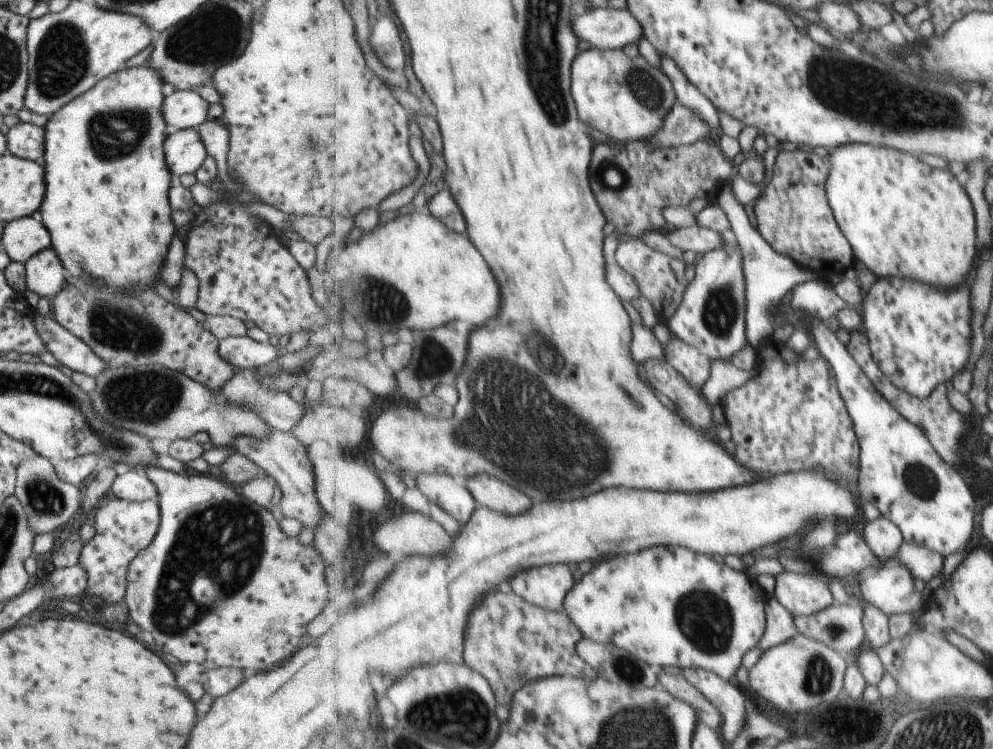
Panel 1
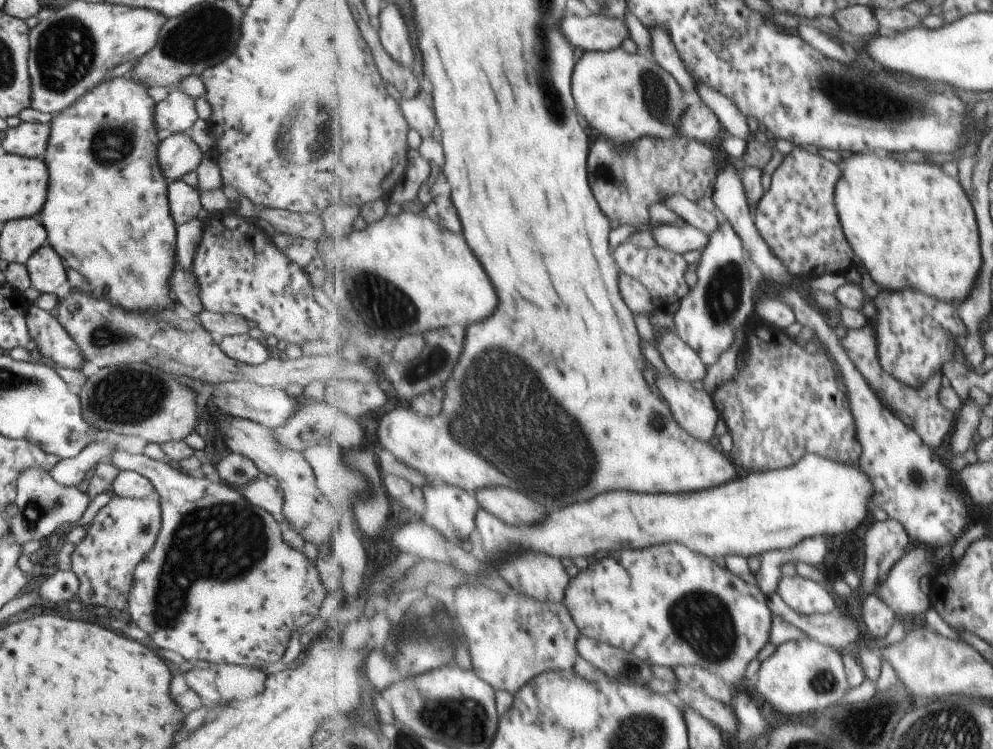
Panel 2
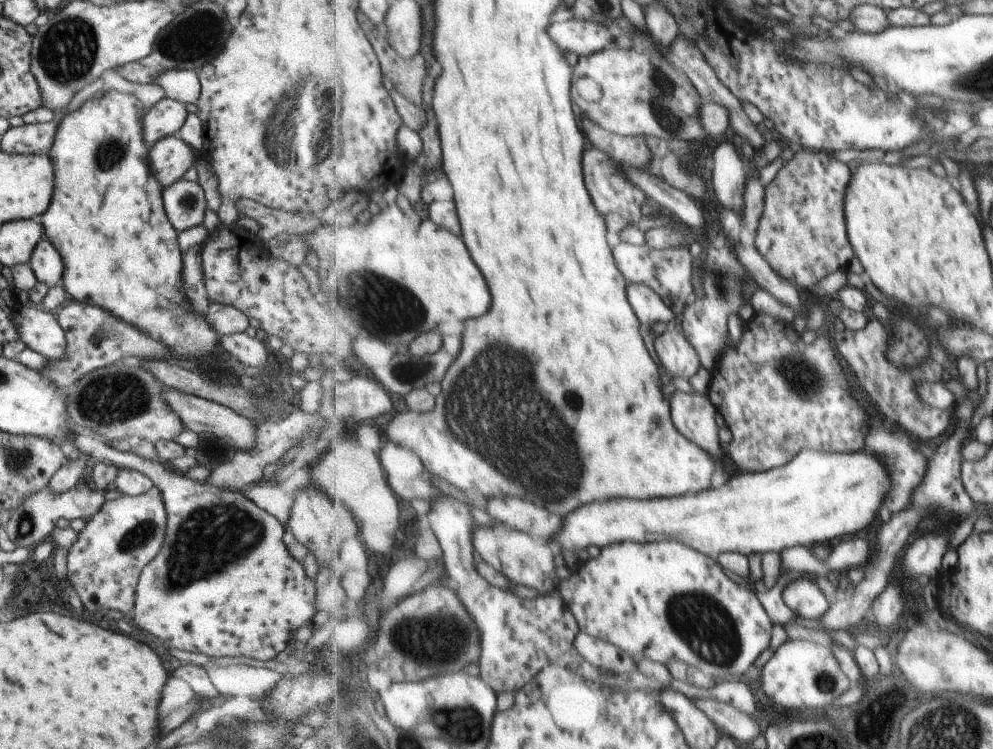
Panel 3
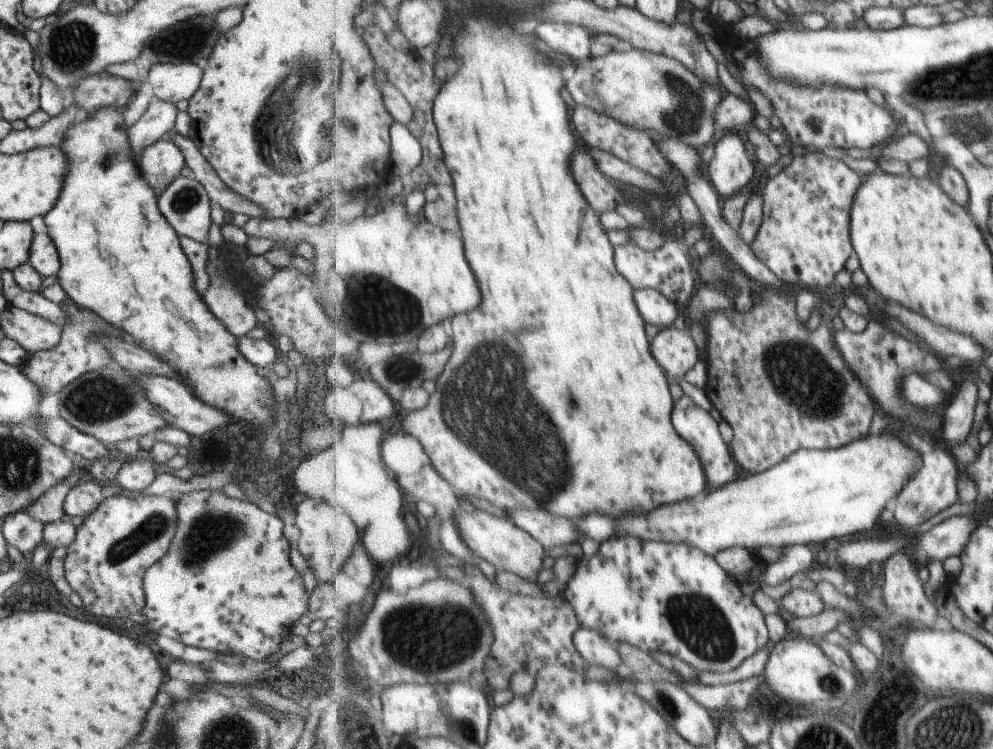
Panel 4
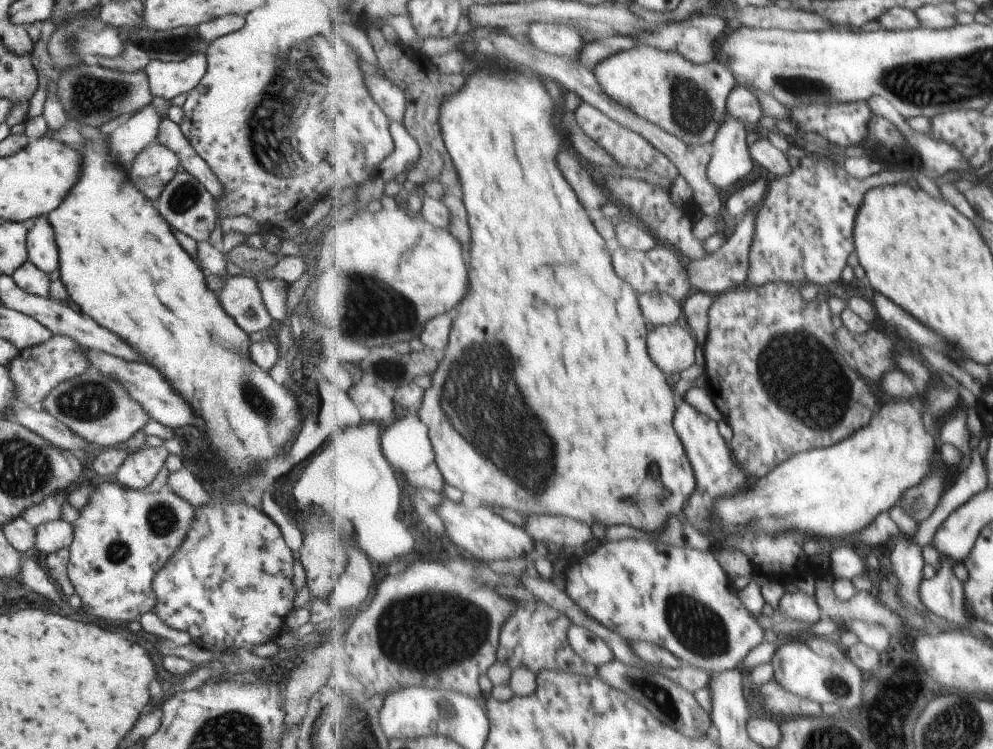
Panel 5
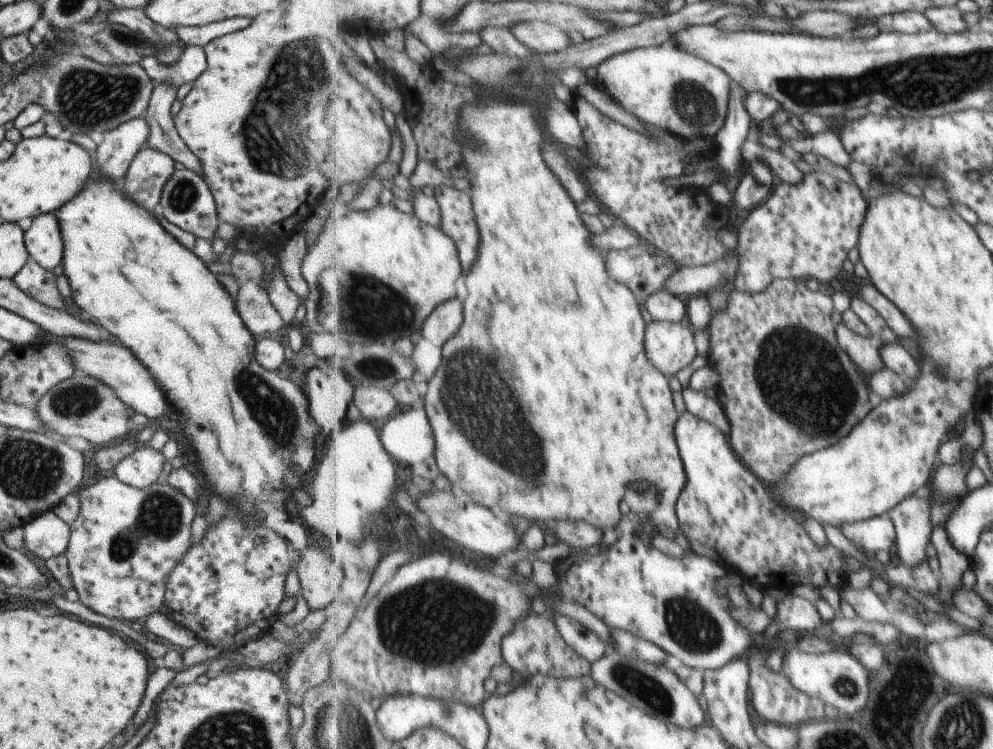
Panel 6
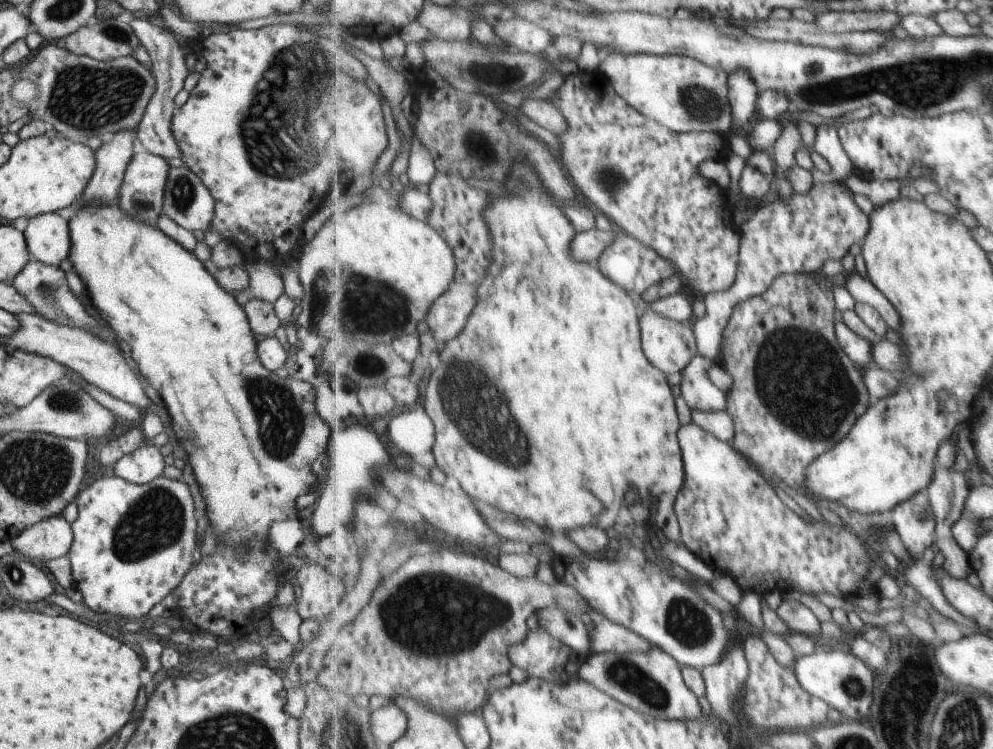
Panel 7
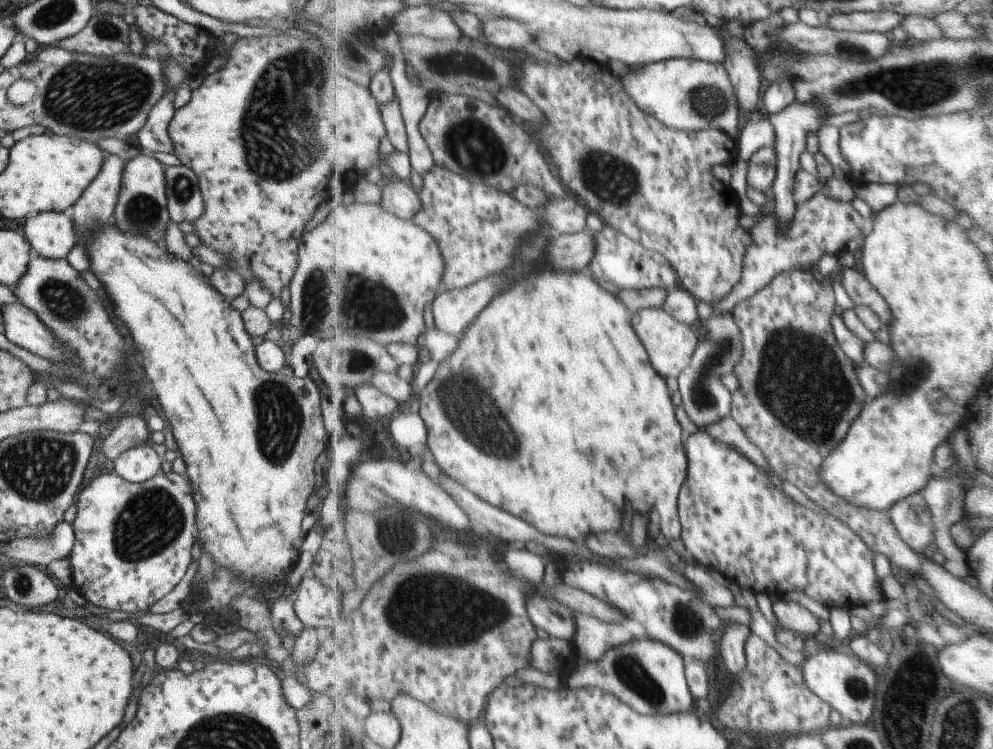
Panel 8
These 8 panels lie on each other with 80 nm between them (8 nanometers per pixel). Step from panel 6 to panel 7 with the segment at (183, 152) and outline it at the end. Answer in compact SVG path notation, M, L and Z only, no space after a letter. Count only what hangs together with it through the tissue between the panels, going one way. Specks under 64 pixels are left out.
M126 14L123 17L127 20L131 33L135 35L139 44L143 45L143 48L148 52L149 69L156 84L156 89L136 128L137 140L148 153L159 155L164 159L168 157L180 158L180 150L170 131L170 120L175 107L175 95L182 89L183 80L188 74L188 68L184 63L185 56L183 56L183 52L181 52L178 43L169 30L164 31L158 26L152 25L148 20L131 19Z

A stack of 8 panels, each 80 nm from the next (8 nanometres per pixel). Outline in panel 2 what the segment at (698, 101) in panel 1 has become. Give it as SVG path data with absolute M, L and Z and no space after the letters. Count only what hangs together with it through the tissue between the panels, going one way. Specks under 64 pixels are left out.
M657 28L657 30L653 30L652 38L653 58L679 82L679 86L682 86L682 93L694 91L699 94L699 88L695 86L695 80L689 74L685 64L683 64L683 60L679 56L679 52L677 52L677 48L675 48L675 44L673 44L670 30Z

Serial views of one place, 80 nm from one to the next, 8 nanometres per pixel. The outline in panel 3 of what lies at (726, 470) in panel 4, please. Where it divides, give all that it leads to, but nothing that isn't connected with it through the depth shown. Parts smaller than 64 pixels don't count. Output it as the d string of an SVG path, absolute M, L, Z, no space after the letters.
M676 390L670 403L678 431L719 460L722 443L719 442L719 427L715 420L718 410L707 393L688 394Z

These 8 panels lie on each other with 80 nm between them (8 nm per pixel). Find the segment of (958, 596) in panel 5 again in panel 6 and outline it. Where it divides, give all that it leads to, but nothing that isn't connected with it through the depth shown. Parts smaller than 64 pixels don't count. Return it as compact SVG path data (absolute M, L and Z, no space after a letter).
M947 522L937 525L934 528L931 540L936 549L941 568L941 580L939 580L938 594L928 596L914 589L906 588L906 591L920 600L927 609L936 613L943 613L943 604L954 605L954 592L962 587L963 574L971 569L970 558L959 552L949 538Z

